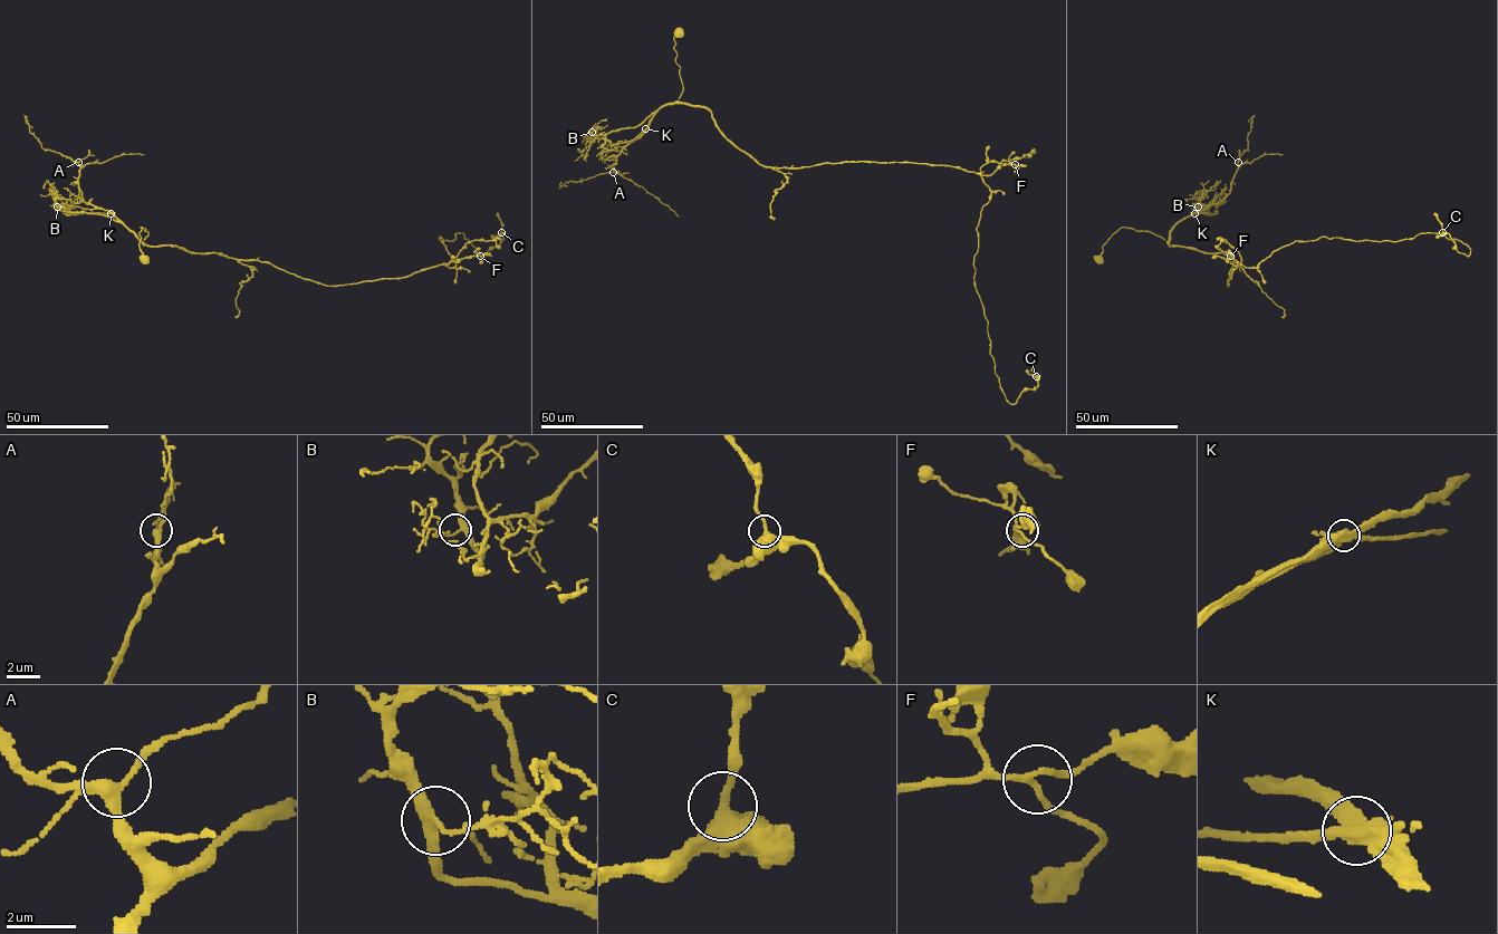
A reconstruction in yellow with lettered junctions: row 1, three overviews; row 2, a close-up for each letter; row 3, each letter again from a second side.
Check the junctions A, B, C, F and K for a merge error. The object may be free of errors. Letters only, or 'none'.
K

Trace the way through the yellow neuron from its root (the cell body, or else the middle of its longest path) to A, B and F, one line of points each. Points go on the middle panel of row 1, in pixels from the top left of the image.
A: (680, 34), (673, 39), (682, 85), (681, 95), (674, 103), (661, 107), (645, 131), (623, 150), (613, 172)
B: (680, 34), (673, 37), (682, 85), (677, 100), (664, 104), (635, 126), (604, 135), (593, 135), (592, 132)
F: (680, 34), (677, 100), (706, 107), (723, 135), (765, 166), (911, 162), (979, 173), (990, 162), (1015, 164)

